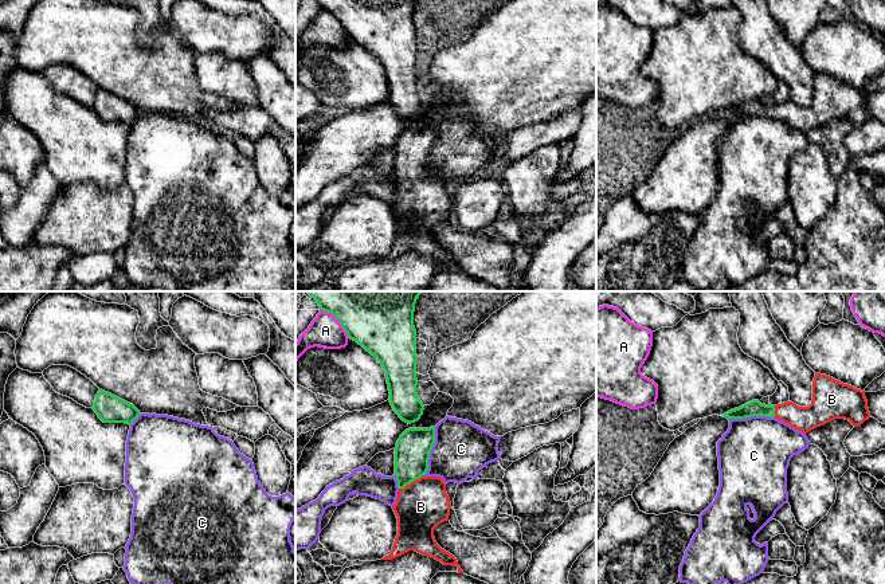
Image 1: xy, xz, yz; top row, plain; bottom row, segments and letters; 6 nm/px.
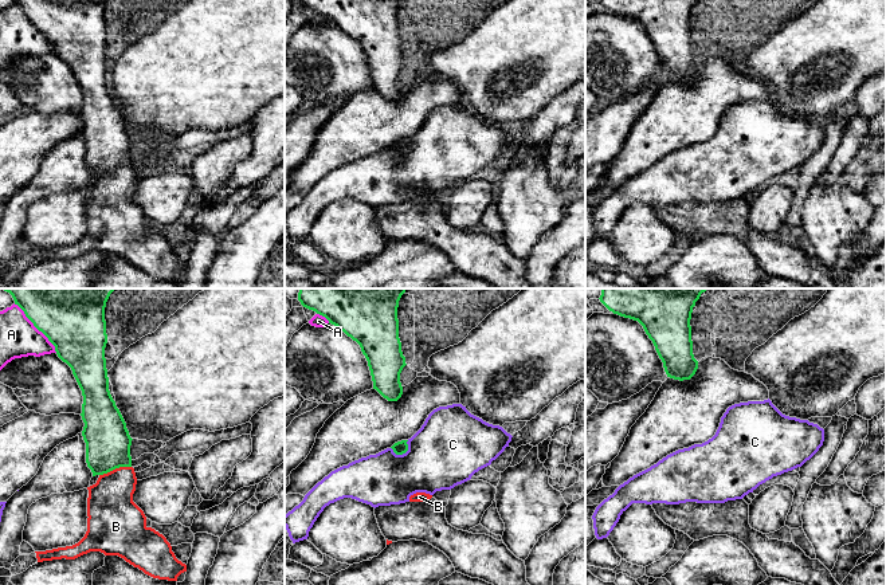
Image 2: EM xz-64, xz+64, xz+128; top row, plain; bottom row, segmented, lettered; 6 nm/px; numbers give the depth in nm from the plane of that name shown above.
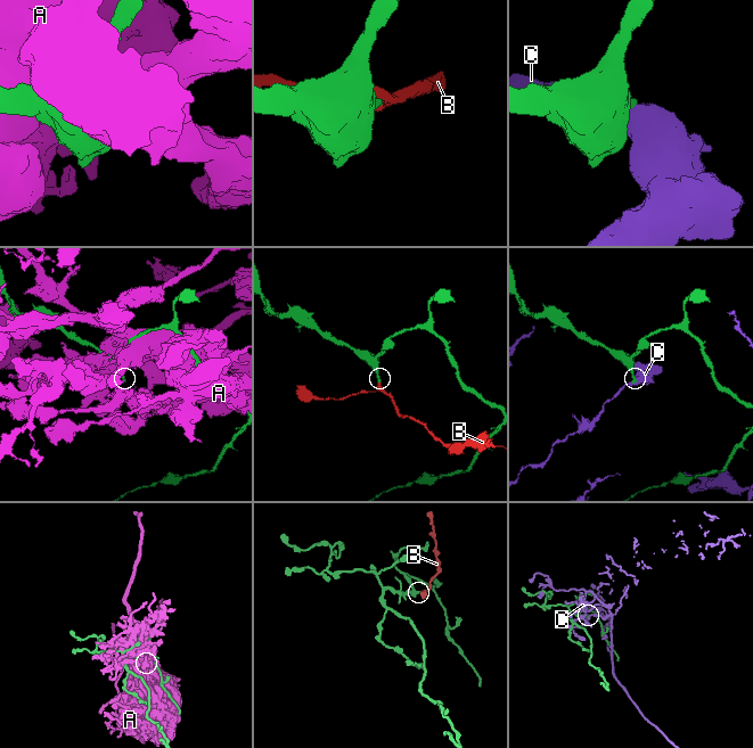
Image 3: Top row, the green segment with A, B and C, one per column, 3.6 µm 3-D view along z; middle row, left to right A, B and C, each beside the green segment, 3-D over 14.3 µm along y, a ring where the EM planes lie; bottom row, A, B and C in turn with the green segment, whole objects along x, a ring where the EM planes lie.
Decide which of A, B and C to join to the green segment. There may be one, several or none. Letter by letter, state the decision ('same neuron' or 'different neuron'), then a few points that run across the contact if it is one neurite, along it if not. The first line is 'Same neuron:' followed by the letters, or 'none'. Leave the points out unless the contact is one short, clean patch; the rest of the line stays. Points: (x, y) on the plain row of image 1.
Same neuron: B
A: different neuron
B: same neuron; line xz (412, 149), (410, 181), (421, 199), (421, 206)
C: different neuron; line xz (435, 126), (435, 141), (430, 152), (429, 168), (422, 175)

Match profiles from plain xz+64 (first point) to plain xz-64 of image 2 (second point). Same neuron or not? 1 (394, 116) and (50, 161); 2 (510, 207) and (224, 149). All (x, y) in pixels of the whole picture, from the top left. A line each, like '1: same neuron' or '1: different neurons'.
1: different neurons
2: same neuron

